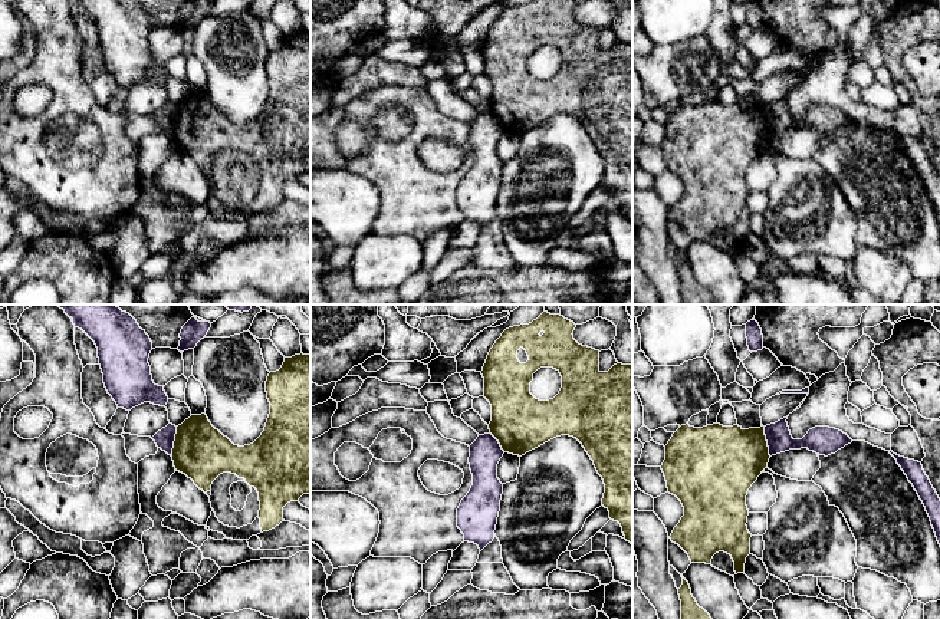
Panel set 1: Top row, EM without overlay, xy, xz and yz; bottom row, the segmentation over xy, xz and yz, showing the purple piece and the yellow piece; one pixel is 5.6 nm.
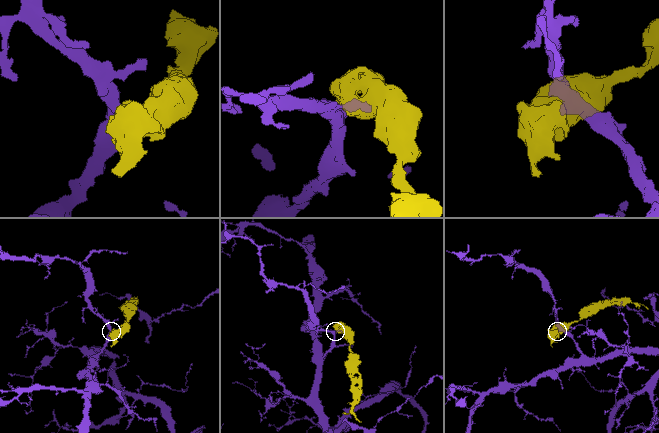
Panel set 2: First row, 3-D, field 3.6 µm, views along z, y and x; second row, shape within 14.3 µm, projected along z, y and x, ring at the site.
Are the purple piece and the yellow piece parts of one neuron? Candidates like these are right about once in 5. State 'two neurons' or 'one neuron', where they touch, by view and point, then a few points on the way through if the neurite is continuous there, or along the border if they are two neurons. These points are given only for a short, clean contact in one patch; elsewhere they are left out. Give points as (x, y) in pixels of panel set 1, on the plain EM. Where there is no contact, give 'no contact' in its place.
two neurons; meets purple in xy at (174, 118); border along xy (177, 105), (171, 134)

